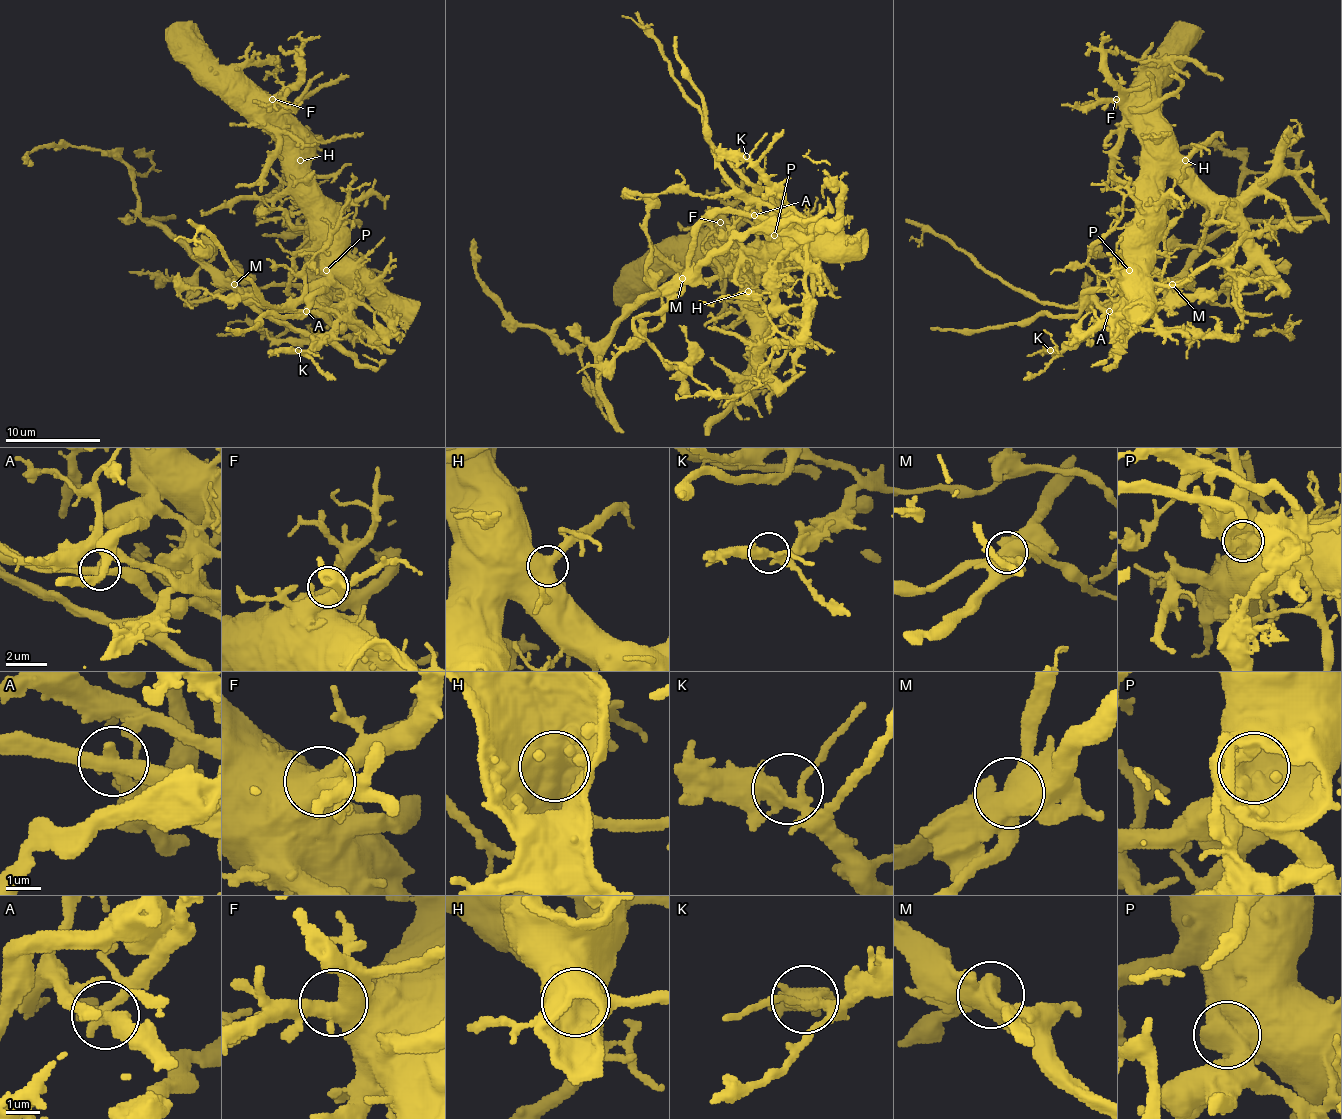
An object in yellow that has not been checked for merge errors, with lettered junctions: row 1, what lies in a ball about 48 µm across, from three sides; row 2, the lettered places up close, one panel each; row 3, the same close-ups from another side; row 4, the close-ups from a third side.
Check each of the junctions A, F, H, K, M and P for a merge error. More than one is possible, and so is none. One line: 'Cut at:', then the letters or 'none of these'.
Cut at: A, M, P

